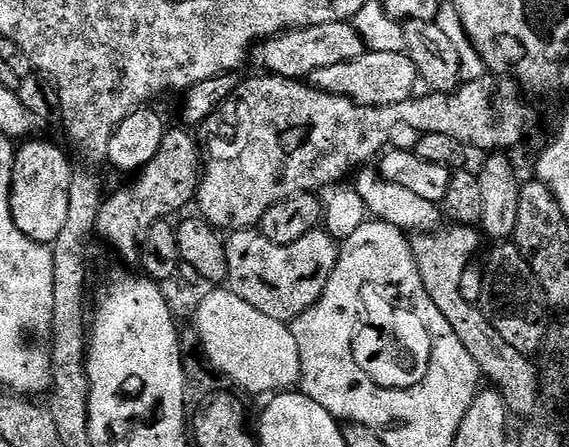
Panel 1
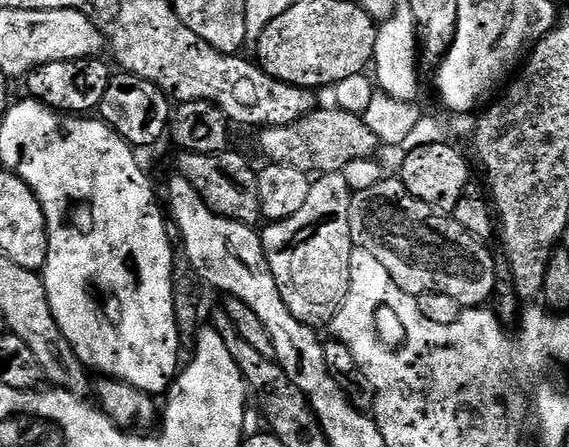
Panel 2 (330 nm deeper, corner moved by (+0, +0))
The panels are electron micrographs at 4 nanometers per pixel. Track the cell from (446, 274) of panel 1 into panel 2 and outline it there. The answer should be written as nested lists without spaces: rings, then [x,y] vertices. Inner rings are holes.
[[[382,178],[370,186],[370,190],[353,192],[350,234],[353,245],[370,250],[370,254],[374,254],[374,258],[386,266],[386,274],[390,274],[390,278],[394,278],[396,285],[406,294],[415,297],[424,293],[446,294],[458,301],[463,309],[483,307],[495,295],[497,257],[488,253],[481,241],[470,238],[470,234],[466,234],[466,230],[462,230],[462,226],[458,226],[451,215],[441,214],[426,206],[426,202],[411,196],[398,178]]]

